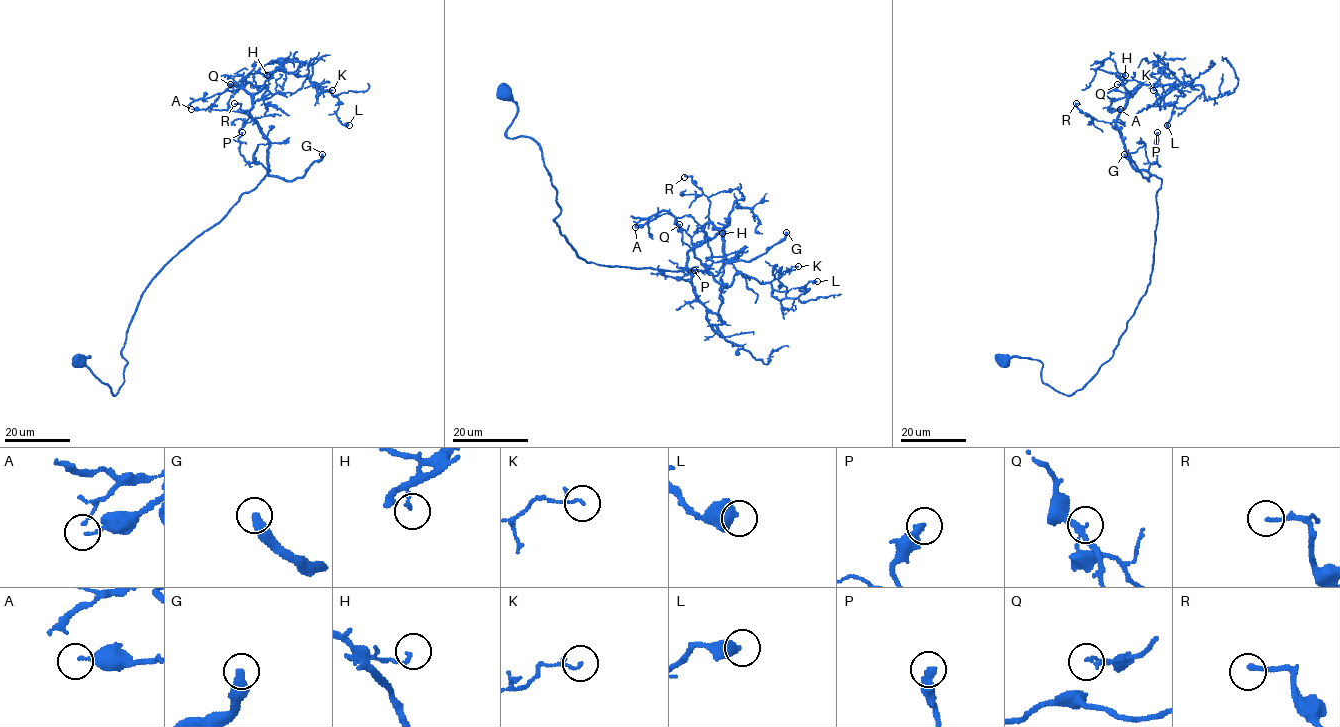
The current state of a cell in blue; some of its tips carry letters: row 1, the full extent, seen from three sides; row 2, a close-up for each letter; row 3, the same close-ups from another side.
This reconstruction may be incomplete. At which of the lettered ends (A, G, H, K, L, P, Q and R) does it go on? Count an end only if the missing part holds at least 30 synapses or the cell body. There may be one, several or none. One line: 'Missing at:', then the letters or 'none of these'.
Missing at: G

